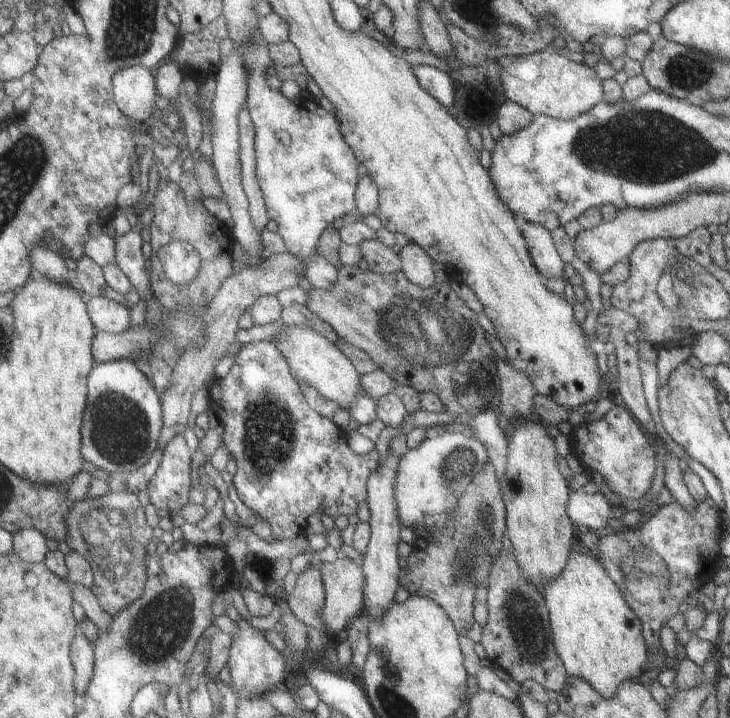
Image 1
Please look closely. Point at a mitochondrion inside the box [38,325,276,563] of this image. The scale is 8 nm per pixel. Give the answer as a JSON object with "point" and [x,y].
{"point":[118,427]}

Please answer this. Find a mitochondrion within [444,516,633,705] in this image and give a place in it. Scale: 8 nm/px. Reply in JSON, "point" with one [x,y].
{"point":[524,622]}

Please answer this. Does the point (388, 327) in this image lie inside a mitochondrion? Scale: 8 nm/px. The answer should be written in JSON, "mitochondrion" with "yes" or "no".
{"mitochondrion":"yes"}

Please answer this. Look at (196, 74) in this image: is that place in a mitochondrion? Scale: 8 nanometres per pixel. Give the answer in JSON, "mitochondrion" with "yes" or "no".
{"mitochondrion":"no"}

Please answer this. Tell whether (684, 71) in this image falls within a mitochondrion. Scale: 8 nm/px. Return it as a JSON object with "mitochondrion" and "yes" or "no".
{"mitochondrion":"yes"}

